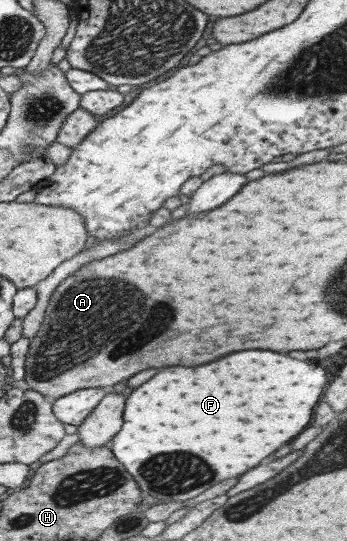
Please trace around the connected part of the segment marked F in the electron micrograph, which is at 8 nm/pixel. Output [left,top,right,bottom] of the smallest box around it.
[108,349,327,503]

